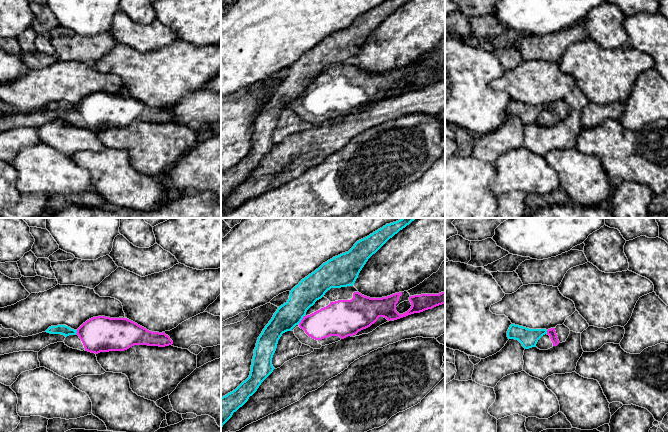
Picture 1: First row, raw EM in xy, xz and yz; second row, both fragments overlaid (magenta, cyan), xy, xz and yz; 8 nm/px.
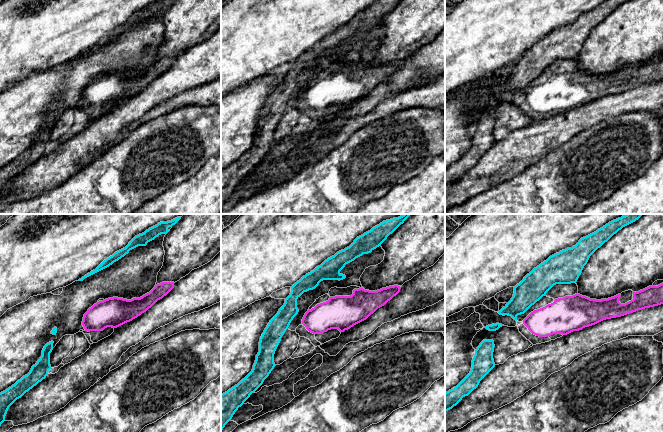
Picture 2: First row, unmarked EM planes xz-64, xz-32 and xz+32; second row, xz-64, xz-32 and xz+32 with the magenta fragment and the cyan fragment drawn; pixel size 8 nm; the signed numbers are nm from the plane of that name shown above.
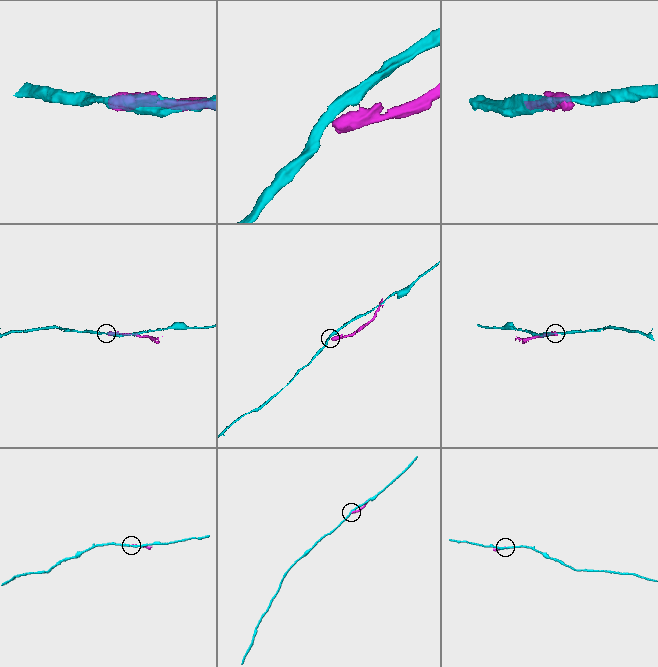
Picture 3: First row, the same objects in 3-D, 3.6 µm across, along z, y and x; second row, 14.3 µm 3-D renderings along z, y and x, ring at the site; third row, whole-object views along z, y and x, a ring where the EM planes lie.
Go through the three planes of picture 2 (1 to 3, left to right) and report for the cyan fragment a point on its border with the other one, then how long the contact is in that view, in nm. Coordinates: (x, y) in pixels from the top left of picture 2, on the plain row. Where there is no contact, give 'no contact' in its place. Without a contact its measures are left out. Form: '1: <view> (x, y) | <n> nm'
1: no contact
2: no contact
3: no contact

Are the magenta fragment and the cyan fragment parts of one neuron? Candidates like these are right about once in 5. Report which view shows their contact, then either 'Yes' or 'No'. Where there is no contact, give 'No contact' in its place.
Touches magenta in xz. No

